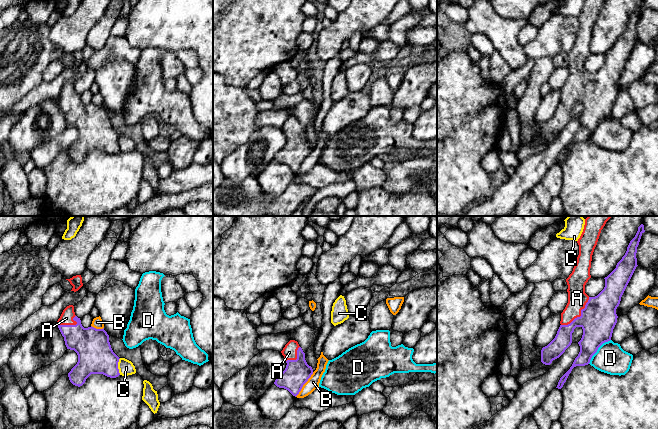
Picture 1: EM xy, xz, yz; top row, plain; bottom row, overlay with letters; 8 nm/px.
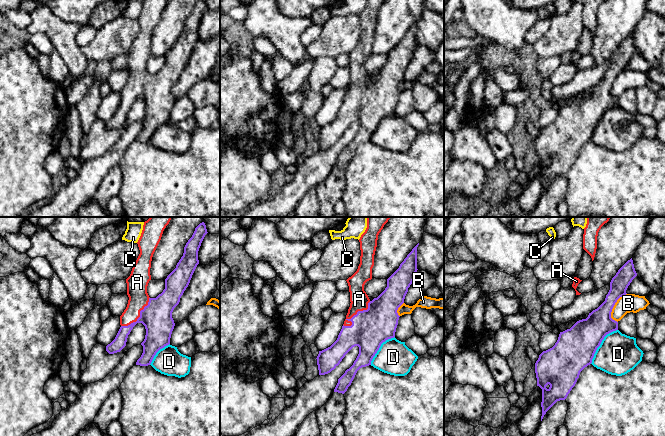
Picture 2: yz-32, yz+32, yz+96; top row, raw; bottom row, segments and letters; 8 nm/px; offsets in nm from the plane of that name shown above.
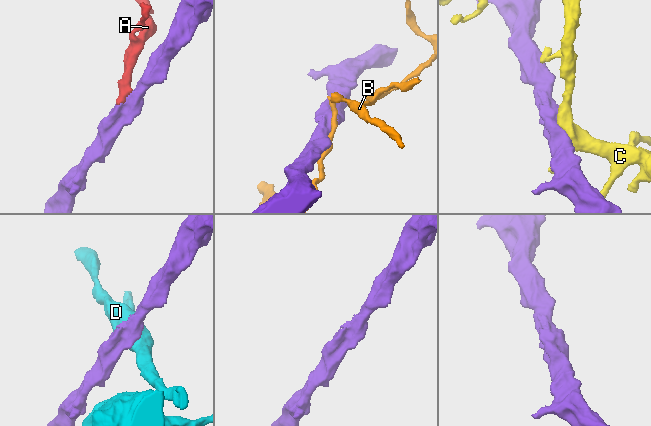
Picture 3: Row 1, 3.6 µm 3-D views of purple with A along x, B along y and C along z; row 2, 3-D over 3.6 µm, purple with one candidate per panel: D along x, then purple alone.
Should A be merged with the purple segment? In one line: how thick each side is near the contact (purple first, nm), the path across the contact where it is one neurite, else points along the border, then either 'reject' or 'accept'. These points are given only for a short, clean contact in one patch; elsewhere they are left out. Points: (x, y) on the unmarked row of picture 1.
280/160 nm | across yz (598, 95), (595, 92), (580, 92), (580, 81), (577, 74) | accept

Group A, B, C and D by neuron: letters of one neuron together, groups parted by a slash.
A / B / C / D

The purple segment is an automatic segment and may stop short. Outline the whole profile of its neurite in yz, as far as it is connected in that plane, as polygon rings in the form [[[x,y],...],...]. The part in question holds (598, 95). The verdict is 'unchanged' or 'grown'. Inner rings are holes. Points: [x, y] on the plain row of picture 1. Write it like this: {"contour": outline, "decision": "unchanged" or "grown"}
{"contour": [[[585,0],[578,15],[579,31],[572,49],[566,55],[568,79],[561,89],[560,103],[555,114],[541,126],[541,138],[550,141],[559,134],[572,119],[572,109],[576,103],[583,105],[578,118],[580,128],[570,145],[560,154],[556,164],[561,165],[572,145],[590,139],[592,132],[605,118],[611,116],[617,99],[616,85],[621,73],[636,45],[637,23],[644,1],[638,3],[635,13],[630,17],[627,27],[617,39],[616,44],[605,53],[604,65],[595,73],[585,69],[585,61],[591,54],[590,44],[594,25],[605,0]]], "decision": "grown"}

